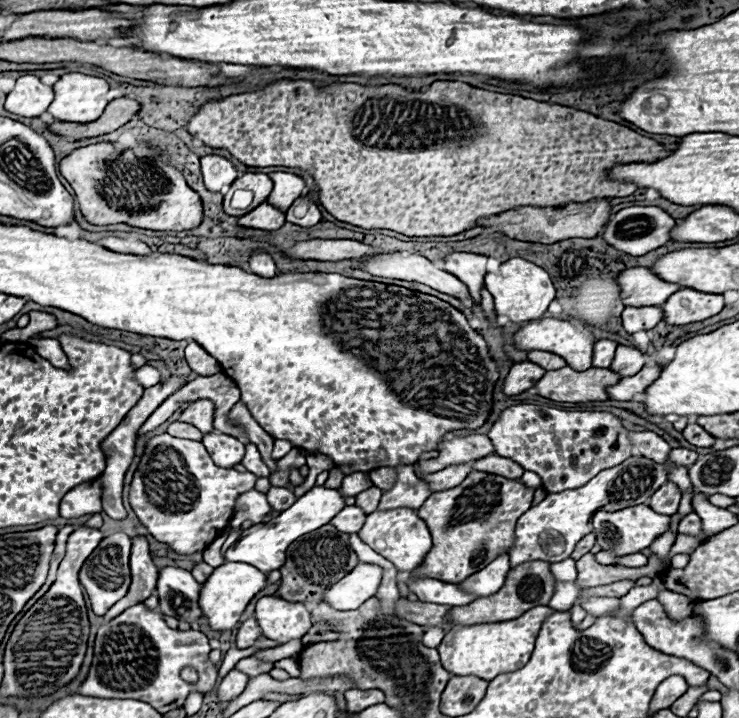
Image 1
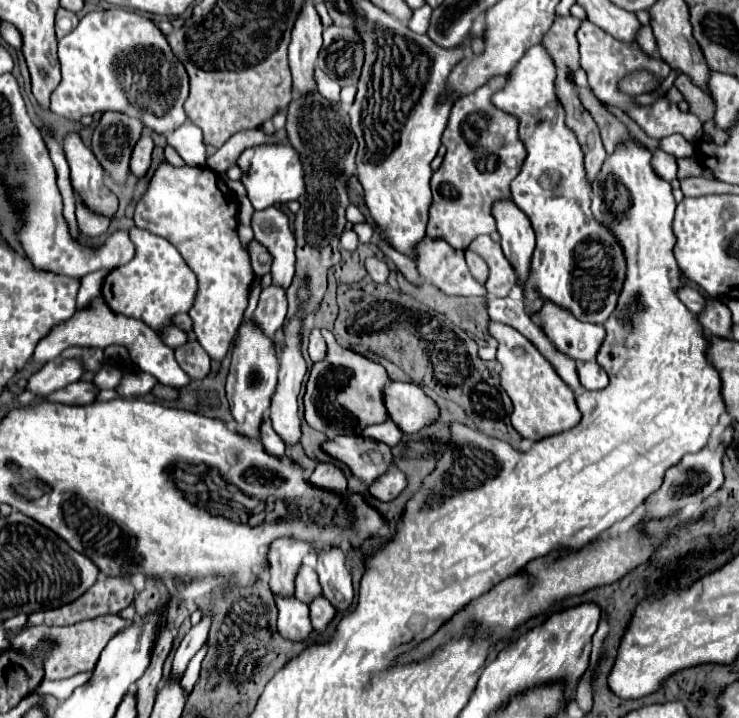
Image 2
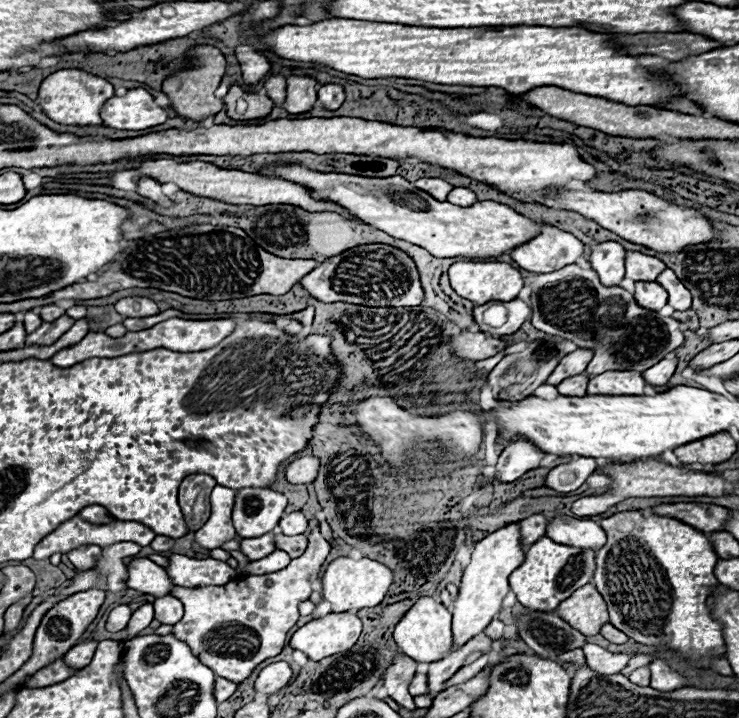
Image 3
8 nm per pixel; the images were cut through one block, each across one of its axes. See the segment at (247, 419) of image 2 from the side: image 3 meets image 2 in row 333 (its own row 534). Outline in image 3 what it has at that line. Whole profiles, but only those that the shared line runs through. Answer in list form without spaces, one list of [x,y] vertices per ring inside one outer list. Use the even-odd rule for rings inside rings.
[[[240,488],[232,510],[236,534],[262,536],[274,530],[286,508],[286,496],[272,488]]]

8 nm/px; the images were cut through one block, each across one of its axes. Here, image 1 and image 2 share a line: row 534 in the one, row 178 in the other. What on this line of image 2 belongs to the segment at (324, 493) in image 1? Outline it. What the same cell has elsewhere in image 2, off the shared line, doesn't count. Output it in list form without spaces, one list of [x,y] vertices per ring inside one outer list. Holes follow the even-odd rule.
[[[260,144],[260,146],[246,148],[238,156],[236,164],[242,170],[240,182],[244,184],[246,196],[252,202],[254,210],[264,210],[268,206],[286,204],[306,192],[302,164],[298,160],[296,150],[290,144]]]

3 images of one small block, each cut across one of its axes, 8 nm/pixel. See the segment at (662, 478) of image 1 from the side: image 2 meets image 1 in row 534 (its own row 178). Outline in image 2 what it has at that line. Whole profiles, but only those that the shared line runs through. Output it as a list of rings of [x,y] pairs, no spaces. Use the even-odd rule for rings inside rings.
[[[532,46],[524,54],[524,58],[520,58],[520,62],[516,62],[516,66],[510,70],[506,84],[492,96],[492,106],[518,118],[518,136],[528,152],[522,172],[510,184],[512,200],[530,218],[536,234],[530,276],[524,284],[524,302],[528,314],[540,312],[544,300],[550,300],[556,306],[570,310],[582,322],[602,324],[616,306],[620,288],[624,284],[626,260],[614,234],[606,226],[600,226],[590,212],[590,184],[584,172],[584,154],[580,150],[576,134],[564,124],[564,108],[558,104],[558,98],[554,94],[554,76],[556,68],[550,54],[544,50],[544,46]]]

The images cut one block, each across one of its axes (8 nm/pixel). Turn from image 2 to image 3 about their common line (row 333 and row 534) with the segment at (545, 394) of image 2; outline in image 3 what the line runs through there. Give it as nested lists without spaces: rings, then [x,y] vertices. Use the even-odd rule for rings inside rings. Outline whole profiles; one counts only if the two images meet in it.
[[[508,524],[480,542],[472,552],[470,564],[464,568],[462,582],[458,588],[458,596],[454,598],[452,610],[452,650],[464,646],[470,638],[484,632],[490,620],[500,612],[502,600],[508,594],[508,576],[522,564],[524,550],[520,548],[520,532],[516,524]]]

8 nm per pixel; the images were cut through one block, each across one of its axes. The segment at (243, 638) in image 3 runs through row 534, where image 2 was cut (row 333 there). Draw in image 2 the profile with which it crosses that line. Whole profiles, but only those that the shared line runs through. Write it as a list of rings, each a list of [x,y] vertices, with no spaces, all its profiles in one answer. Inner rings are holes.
[[[312,328],[312,332],[310,332],[308,354],[310,354],[312,362],[320,362],[320,360],[326,358],[326,342],[324,342],[324,336],[318,328]]]

